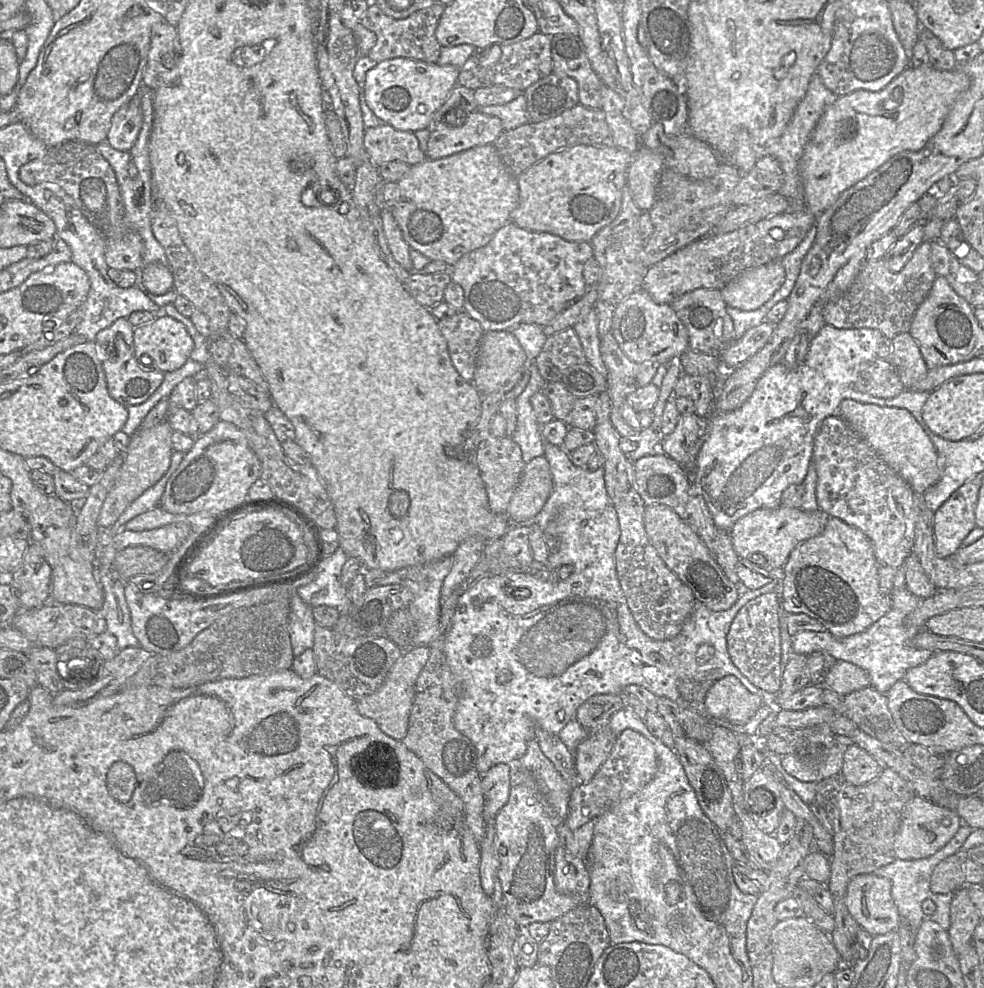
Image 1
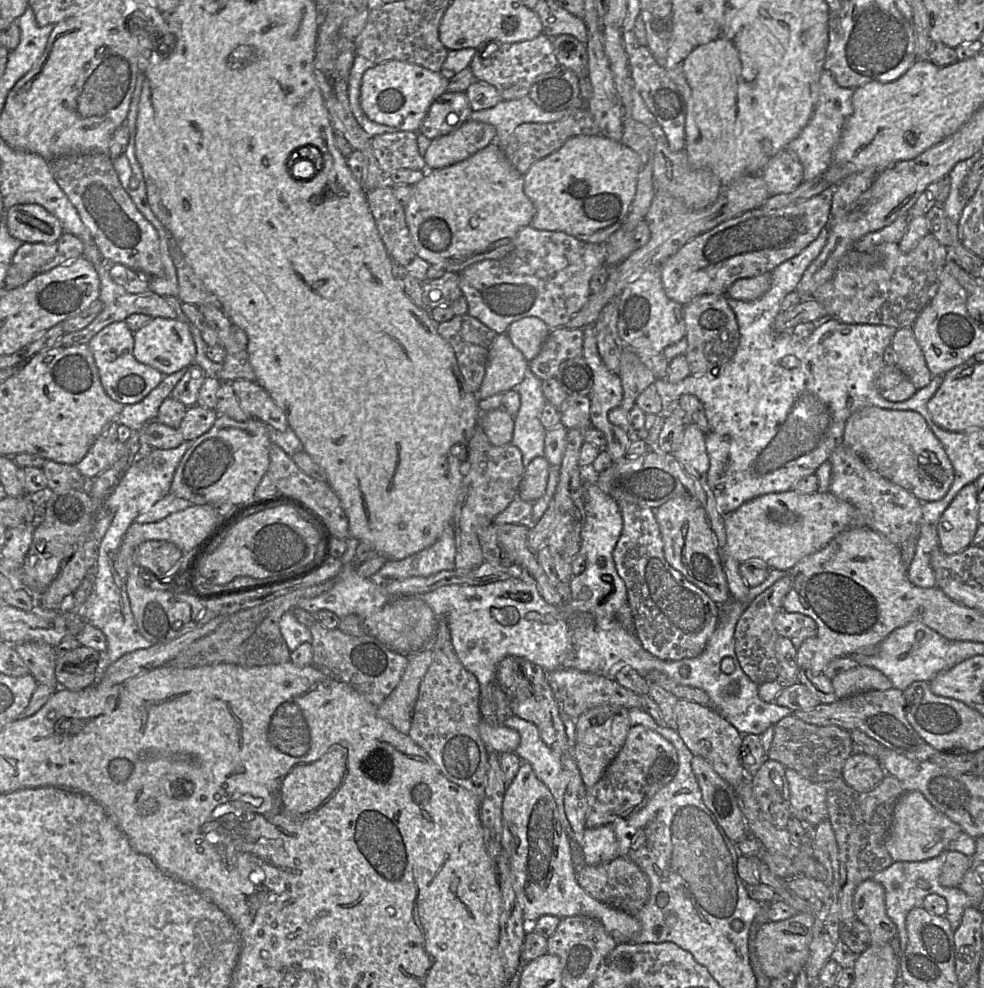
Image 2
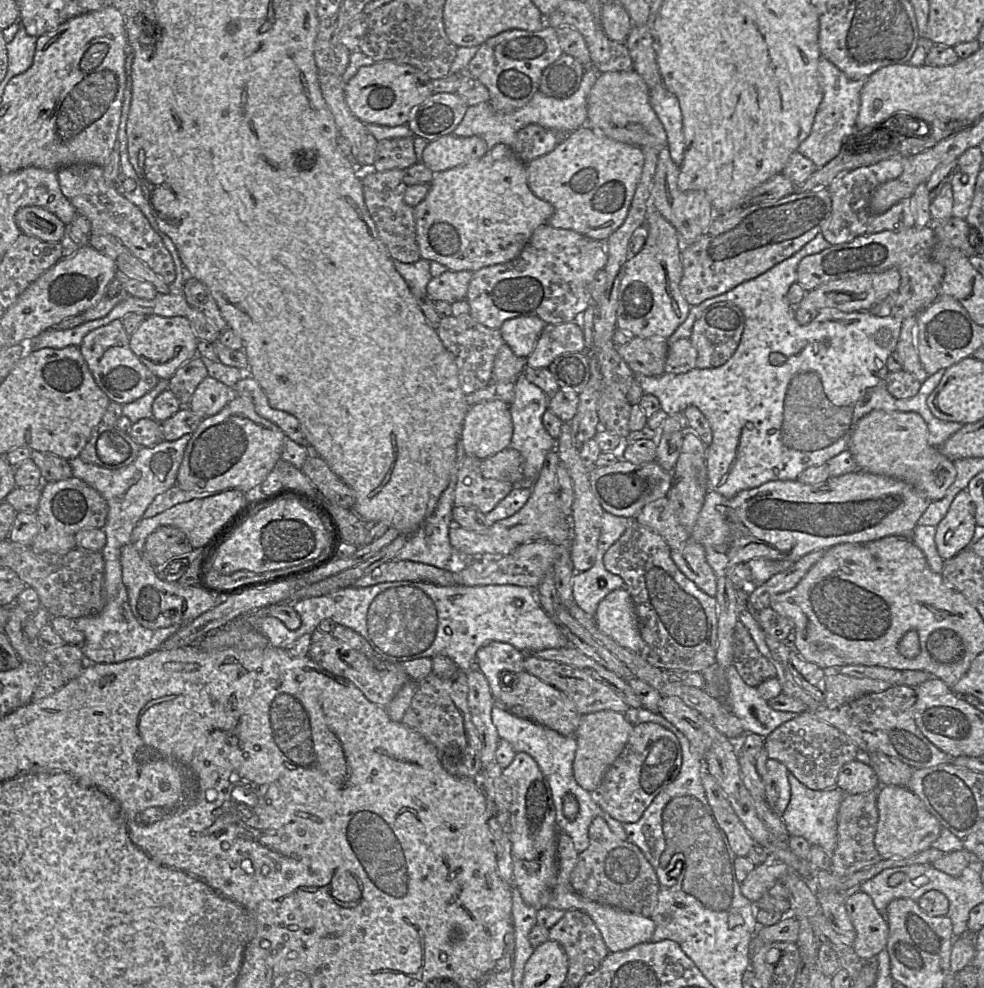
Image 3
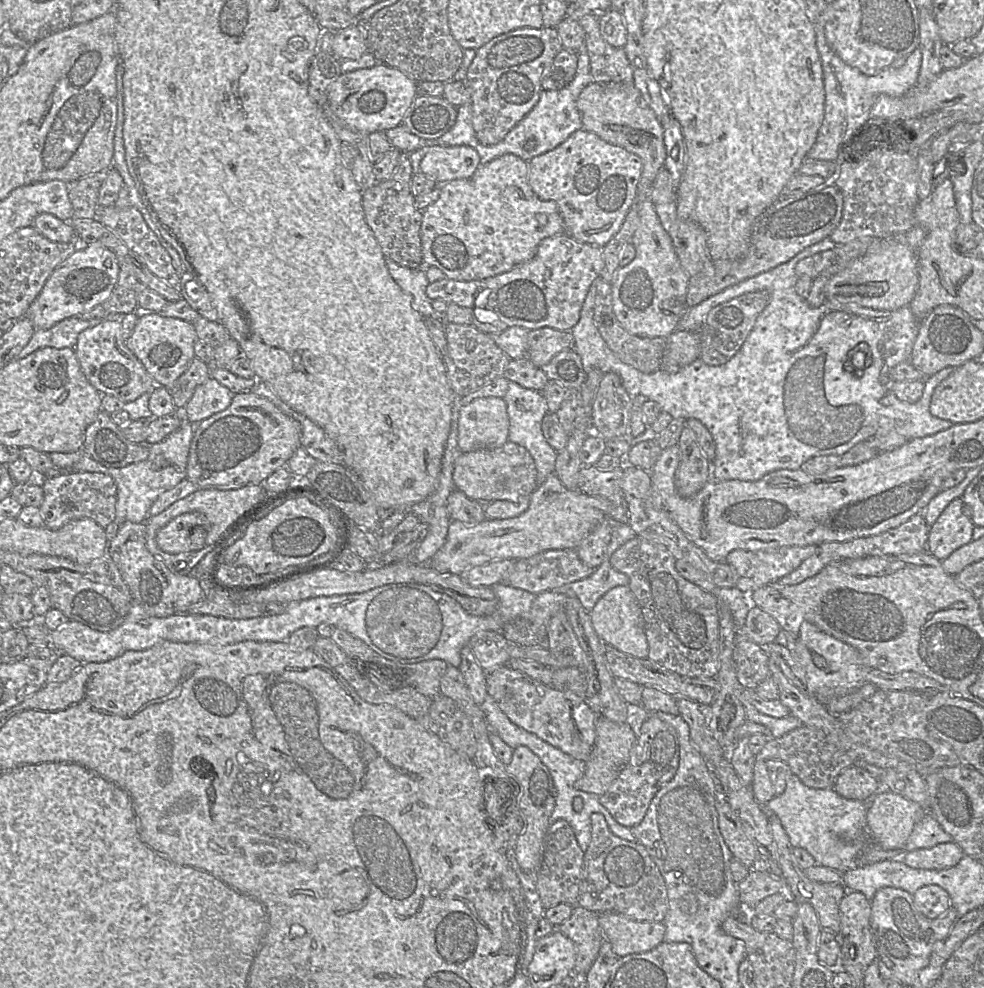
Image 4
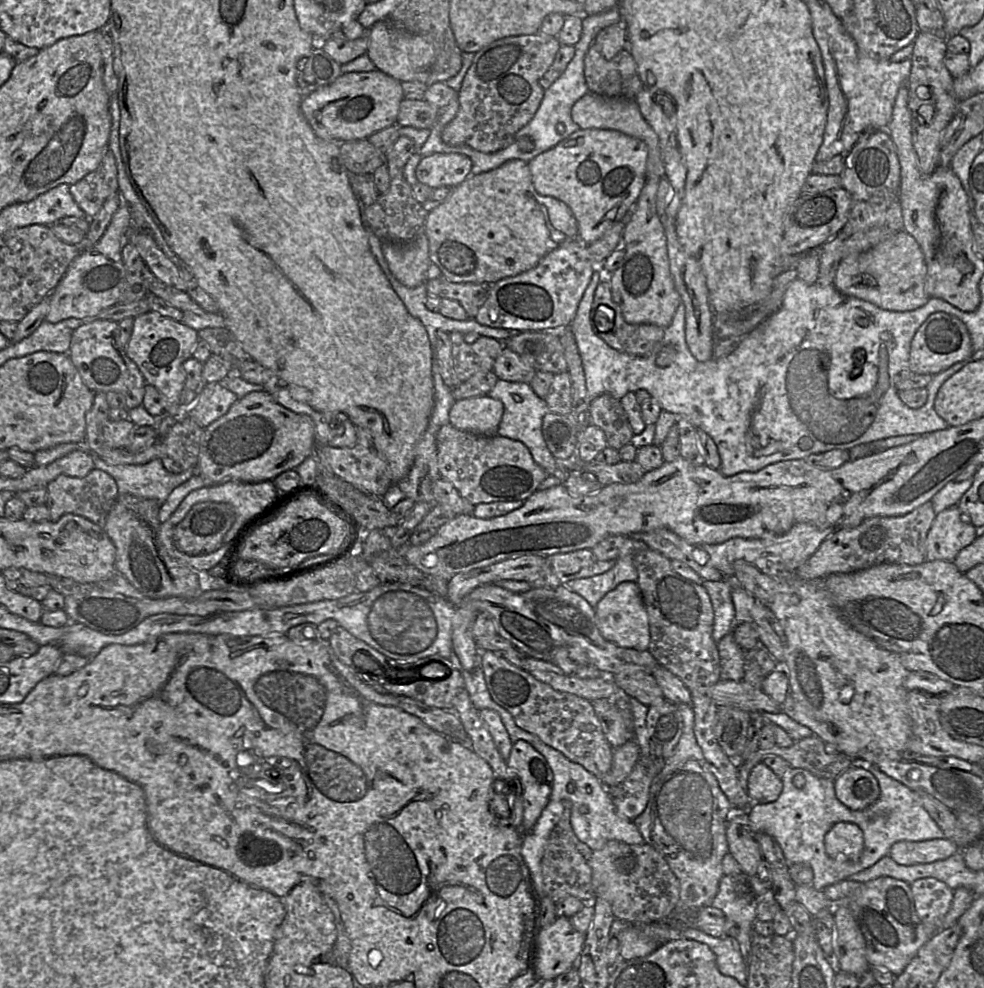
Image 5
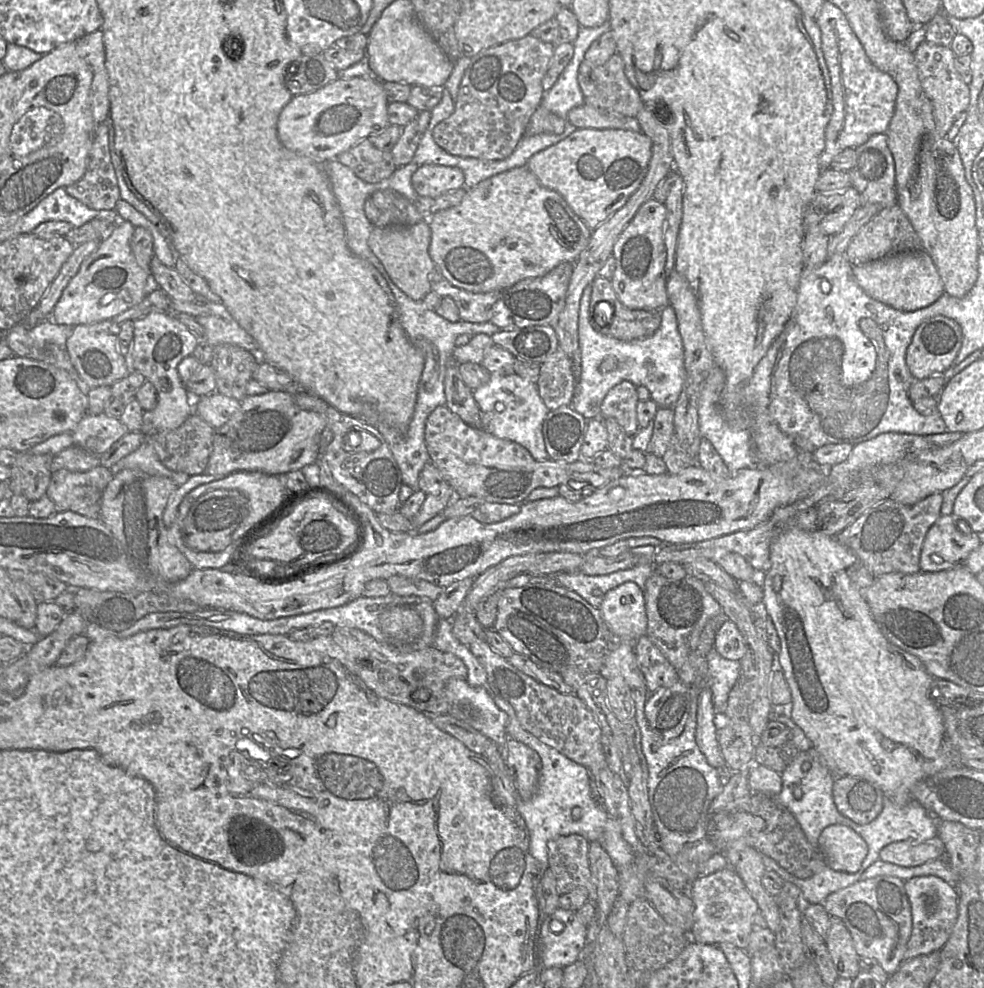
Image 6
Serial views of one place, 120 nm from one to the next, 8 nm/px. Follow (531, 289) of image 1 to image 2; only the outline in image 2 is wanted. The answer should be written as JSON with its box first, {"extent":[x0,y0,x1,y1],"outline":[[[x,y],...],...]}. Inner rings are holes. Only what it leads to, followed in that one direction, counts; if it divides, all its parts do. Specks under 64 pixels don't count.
{"extent":[459,225,605,334],"outline":[[[529,225],[519,230],[514,249],[506,257],[468,266],[460,273],[459,285],[468,303],[468,313],[497,334],[506,333],[511,323],[525,317],[538,317],[554,329],[564,327],[587,303],[590,280],[605,261],[603,243],[589,243],[561,231],[538,230]]]}

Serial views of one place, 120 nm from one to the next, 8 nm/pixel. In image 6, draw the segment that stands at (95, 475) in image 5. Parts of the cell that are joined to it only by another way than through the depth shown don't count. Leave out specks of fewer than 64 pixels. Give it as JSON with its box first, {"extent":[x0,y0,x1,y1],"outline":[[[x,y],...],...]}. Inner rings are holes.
{"extent":[46,465,113,519],"outline":[[[102,465],[85,472],[60,469],[52,474],[46,495],[54,502],[57,512],[73,511],[91,519],[100,519],[102,495],[113,476],[113,470]]]}

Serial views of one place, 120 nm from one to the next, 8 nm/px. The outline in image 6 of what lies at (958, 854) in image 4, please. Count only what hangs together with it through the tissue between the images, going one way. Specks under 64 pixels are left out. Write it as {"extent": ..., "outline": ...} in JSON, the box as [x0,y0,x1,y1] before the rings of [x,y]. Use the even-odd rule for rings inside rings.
{"extent":[879,838,945,866],"outline":[[[938,838],[929,841],[898,841],[885,846],[879,854],[882,861],[896,865],[919,866],[927,861],[942,858],[945,848]]]}

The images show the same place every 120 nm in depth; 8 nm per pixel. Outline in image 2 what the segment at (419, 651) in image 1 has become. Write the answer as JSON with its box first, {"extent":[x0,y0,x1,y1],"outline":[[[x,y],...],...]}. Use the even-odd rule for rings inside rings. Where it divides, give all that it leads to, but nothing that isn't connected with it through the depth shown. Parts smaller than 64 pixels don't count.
{"extent":[377,651,433,734],"outline":[[[422,651],[409,658],[397,687],[377,707],[378,715],[399,732],[408,734],[420,683],[433,660],[433,651]]]}

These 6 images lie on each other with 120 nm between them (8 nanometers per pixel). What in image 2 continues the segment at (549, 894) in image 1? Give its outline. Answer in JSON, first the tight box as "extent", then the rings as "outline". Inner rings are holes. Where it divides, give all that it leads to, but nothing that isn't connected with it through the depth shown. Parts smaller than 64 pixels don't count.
{"extent":[502,762,641,943],"outline":[[[522,762],[519,770],[507,786],[502,804],[502,849],[508,853],[513,889],[521,906],[523,918],[534,923],[543,915],[559,918],[583,915],[600,921],[617,943],[631,942],[641,929],[639,920],[627,912],[615,909],[588,894],[577,882],[572,860],[571,840],[563,830],[559,811],[548,787],[535,775],[531,765]]]}

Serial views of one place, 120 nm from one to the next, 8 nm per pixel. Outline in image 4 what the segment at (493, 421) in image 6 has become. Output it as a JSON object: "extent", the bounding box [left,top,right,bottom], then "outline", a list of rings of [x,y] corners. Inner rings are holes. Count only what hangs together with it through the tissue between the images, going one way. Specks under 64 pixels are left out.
{"extent":[504,381,558,484],"outline":[[[510,381],[504,400],[507,403],[509,416],[509,437],[511,442],[525,447],[534,459],[537,470],[537,484],[542,484],[547,477],[555,472],[555,463],[558,452],[550,446],[543,435],[542,420],[549,412],[548,405],[542,392],[526,388]]]}

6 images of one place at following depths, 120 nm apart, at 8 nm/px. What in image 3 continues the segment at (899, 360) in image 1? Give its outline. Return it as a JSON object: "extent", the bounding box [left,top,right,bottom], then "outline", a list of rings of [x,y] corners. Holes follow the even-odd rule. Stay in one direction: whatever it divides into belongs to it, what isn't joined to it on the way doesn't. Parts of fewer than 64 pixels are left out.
{"extent":[895,315,928,384],"outline":[[[917,315],[907,317],[902,321],[895,351],[900,357],[902,371],[910,373],[922,384],[928,378],[928,375],[918,355]]]}

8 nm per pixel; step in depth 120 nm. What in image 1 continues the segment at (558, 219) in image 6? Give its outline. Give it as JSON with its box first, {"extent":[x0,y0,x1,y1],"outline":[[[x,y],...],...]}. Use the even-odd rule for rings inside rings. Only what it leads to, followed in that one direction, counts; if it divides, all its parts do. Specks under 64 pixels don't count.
{"extent":[391,144,519,266],"outline":[[[495,144],[475,146],[453,155],[411,165],[406,176],[398,181],[400,199],[391,207],[404,239],[431,260],[454,266],[466,253],[488,244],[495,233],[511,222],[511,213],[519,204],[518,176],[504,163]]]}

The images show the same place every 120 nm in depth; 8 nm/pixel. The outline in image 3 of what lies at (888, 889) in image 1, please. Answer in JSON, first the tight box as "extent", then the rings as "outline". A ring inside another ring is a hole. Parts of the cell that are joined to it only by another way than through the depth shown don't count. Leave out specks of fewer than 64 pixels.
{"extent":[843,889,889,959],"outline":[[[859,889],[843,893],[846,910],[856,931],[852,946],[861,959],[876,959],[888,941],[889,926],[886,918],[876,909],[867,893]]]}

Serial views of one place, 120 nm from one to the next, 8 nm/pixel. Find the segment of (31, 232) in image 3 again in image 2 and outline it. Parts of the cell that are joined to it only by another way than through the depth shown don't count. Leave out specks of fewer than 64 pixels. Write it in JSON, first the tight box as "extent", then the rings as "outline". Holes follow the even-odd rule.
{"extent":[7,204,64,243],"outline":[[[17,204],[7,210],[10,235],[27,243],[56,243],[64,230],[60,221],[38,204]]]}

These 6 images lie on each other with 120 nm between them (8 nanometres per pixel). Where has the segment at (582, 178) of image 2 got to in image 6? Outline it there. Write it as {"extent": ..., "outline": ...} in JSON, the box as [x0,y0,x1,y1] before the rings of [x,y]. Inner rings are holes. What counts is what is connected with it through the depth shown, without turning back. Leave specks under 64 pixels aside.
{"extent":[527,128,652,231],"outline":[[[581,128],[534,154],[527,166],[544,187],[558,192],[594,231],[637,191],[646,176],[651,156],[652,141],[642,131]]]}

